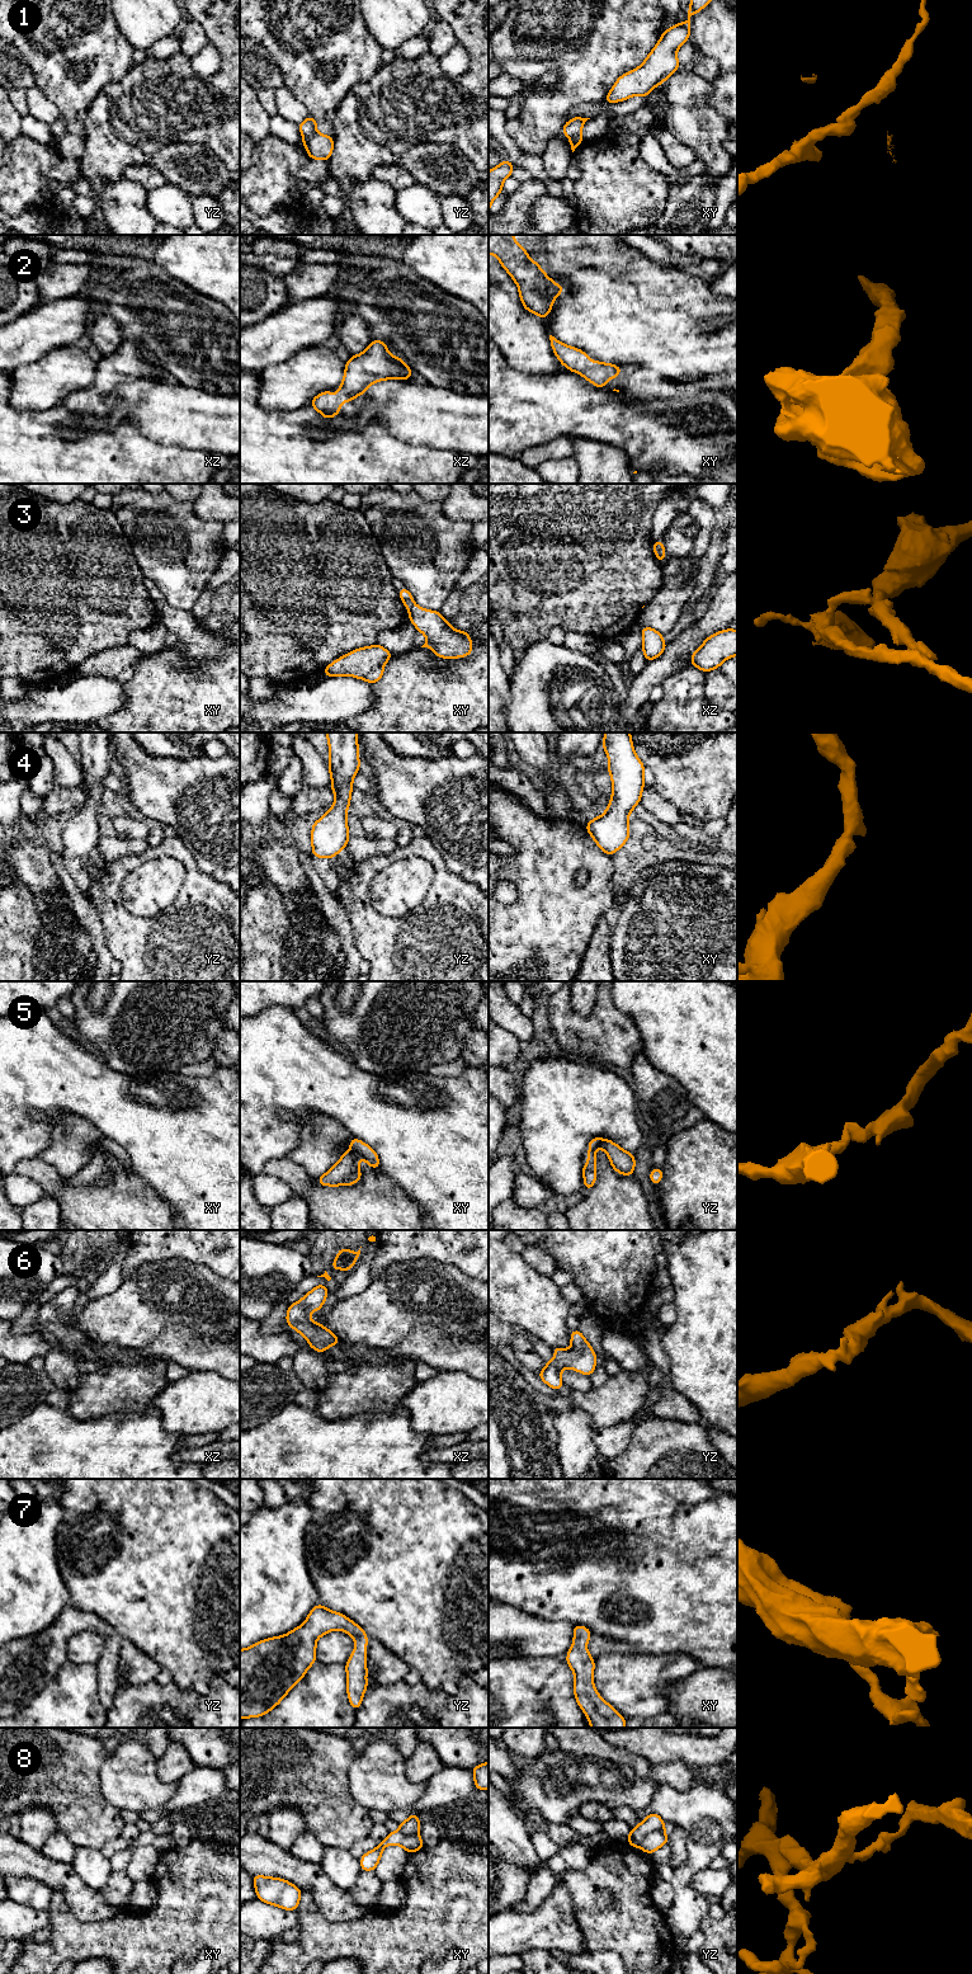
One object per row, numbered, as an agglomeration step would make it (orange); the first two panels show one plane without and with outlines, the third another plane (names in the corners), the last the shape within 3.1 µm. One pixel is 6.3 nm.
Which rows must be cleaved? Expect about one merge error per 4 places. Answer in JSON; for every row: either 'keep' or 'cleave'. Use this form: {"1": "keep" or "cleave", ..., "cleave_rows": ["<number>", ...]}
{"1": "cleave", "2": "keep", "3": "keep", "4": "keep", "5": "keep", "6": "keep", "7": "keep", "8": "cleave", "cleave_rows": ["1", "8"]}

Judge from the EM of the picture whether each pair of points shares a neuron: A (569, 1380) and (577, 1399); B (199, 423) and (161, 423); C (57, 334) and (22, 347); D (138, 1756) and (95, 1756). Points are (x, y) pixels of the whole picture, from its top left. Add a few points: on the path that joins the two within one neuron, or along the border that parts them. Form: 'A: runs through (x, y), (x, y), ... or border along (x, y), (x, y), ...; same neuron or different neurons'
A: border along (593, 1385), (586, 1390), (572, 1390); different neurons
B: runs through (190, 423), (170, 423); same neuron
C: runs through (48, 334), (34, 334), (31, 338); same neuron
D: border along (109, 1753), (100, 1767), (99, 1785); different neurons

